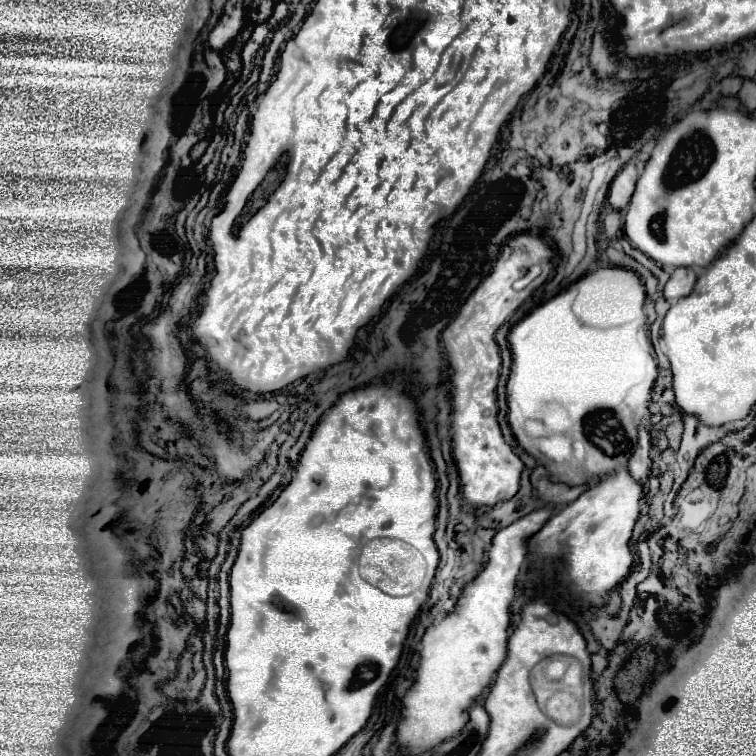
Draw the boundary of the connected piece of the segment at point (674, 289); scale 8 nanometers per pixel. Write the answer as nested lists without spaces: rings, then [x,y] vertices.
[[[676,267],[676,271],[672,273],[670,281],[664,287],[664,297],[668,301],[682,299],[682,297],[690,295],[696,281],[698,281],[698,275],[692,267]]]

